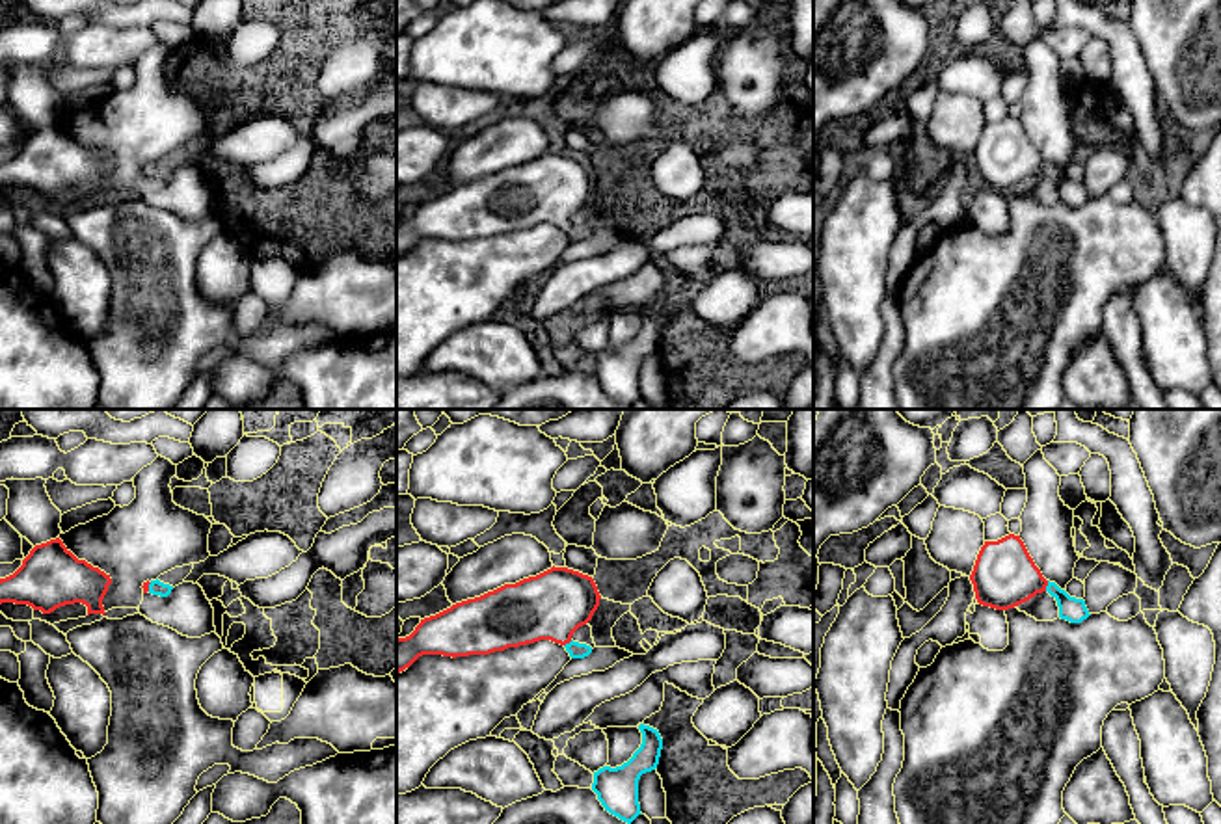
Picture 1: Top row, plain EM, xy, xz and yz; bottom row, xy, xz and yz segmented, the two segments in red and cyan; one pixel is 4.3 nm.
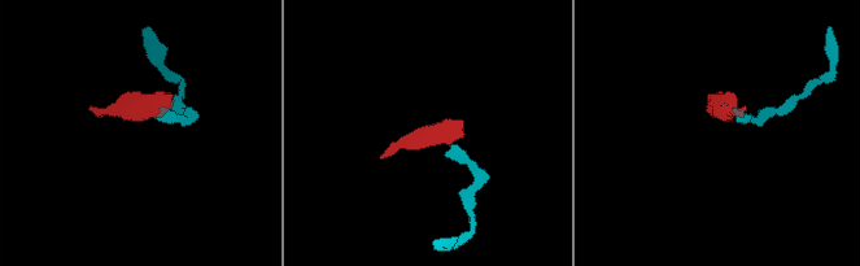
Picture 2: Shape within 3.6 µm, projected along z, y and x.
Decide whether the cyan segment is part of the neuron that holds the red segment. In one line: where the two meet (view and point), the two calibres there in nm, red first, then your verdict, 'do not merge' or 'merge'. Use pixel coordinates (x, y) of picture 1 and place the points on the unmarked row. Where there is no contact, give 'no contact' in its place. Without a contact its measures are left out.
contact yz (1046, 168); calibres 280 and 110 nm; merge

